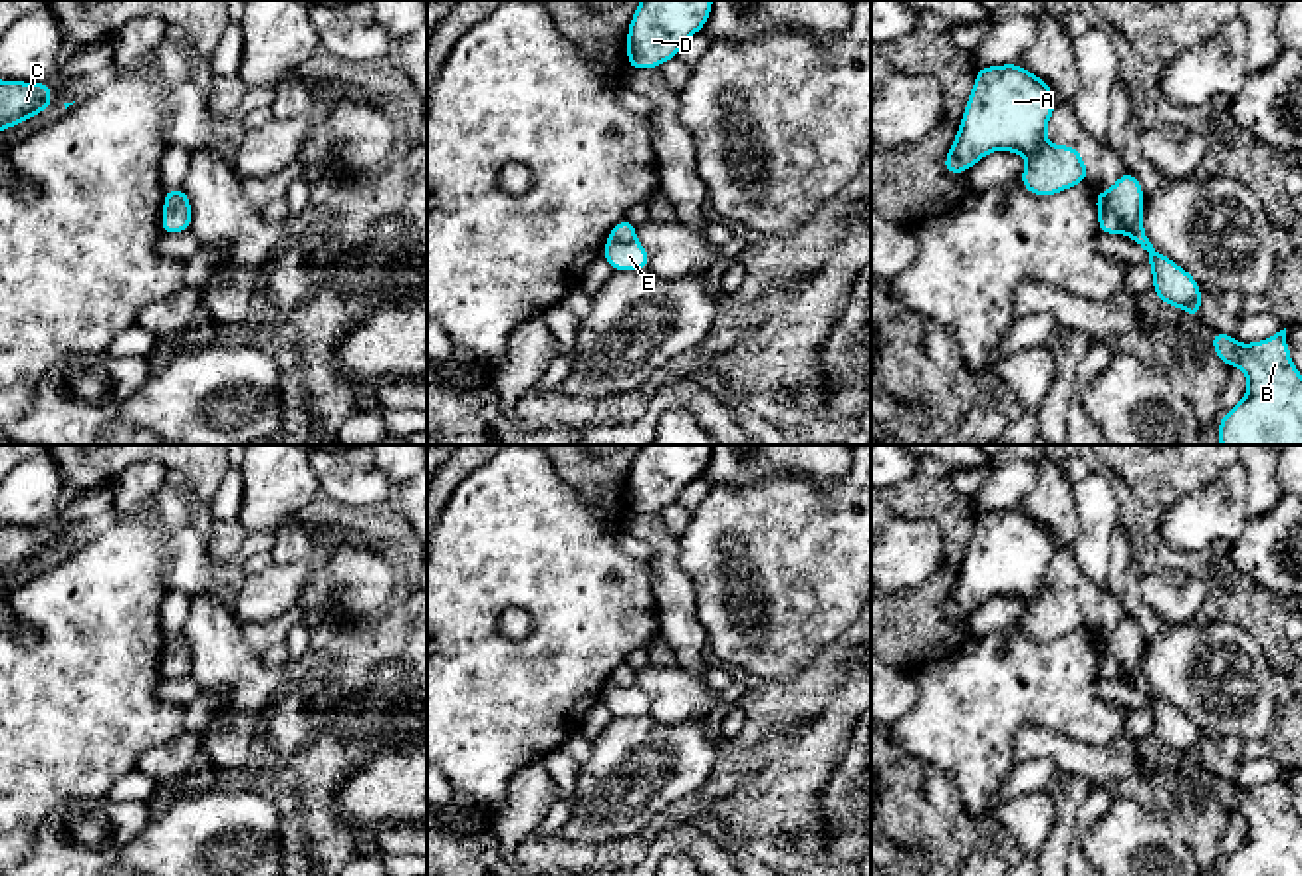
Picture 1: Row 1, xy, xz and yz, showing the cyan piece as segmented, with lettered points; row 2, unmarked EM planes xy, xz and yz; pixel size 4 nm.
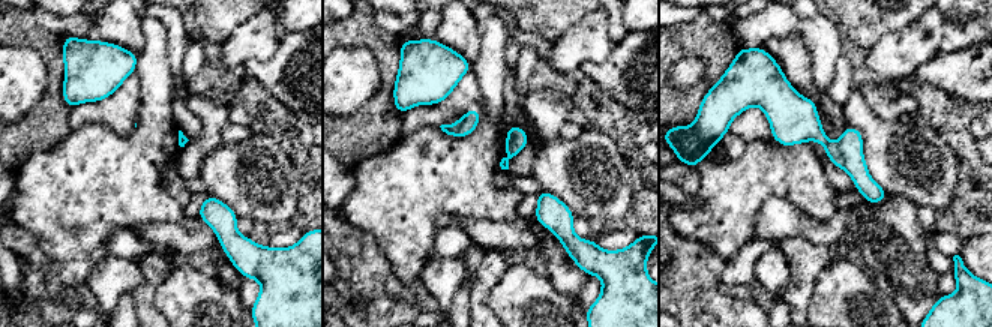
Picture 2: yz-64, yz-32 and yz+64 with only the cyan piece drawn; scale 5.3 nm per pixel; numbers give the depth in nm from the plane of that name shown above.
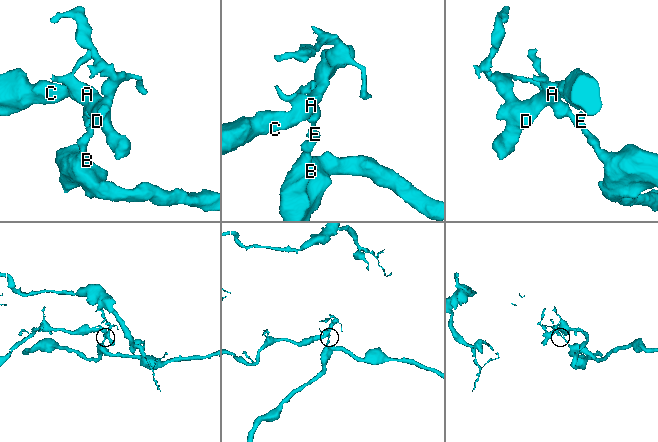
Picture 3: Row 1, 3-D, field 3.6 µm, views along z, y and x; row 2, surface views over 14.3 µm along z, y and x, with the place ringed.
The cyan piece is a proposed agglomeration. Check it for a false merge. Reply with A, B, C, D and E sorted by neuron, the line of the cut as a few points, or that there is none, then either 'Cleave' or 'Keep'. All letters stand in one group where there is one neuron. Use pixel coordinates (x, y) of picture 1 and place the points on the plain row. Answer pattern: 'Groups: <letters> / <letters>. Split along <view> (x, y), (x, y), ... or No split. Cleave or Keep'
Groups: A C D / B E. Split along yz (1104, 638), (1104, 648), (1118, 664), (1120, 676). Cleave

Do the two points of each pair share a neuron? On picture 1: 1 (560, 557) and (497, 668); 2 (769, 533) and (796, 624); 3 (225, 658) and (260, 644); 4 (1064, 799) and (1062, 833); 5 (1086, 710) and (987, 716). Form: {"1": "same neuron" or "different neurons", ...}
{"1": "same neuron", "2": "same neuron", "3": "different neurons", "4": "same neuron", "5": "same neuron"}

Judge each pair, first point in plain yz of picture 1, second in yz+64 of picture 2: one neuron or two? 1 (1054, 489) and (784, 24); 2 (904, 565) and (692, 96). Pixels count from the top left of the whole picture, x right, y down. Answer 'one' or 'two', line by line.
1: two
2: two

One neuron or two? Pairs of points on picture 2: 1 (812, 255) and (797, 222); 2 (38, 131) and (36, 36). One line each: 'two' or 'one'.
1: two
2: one

